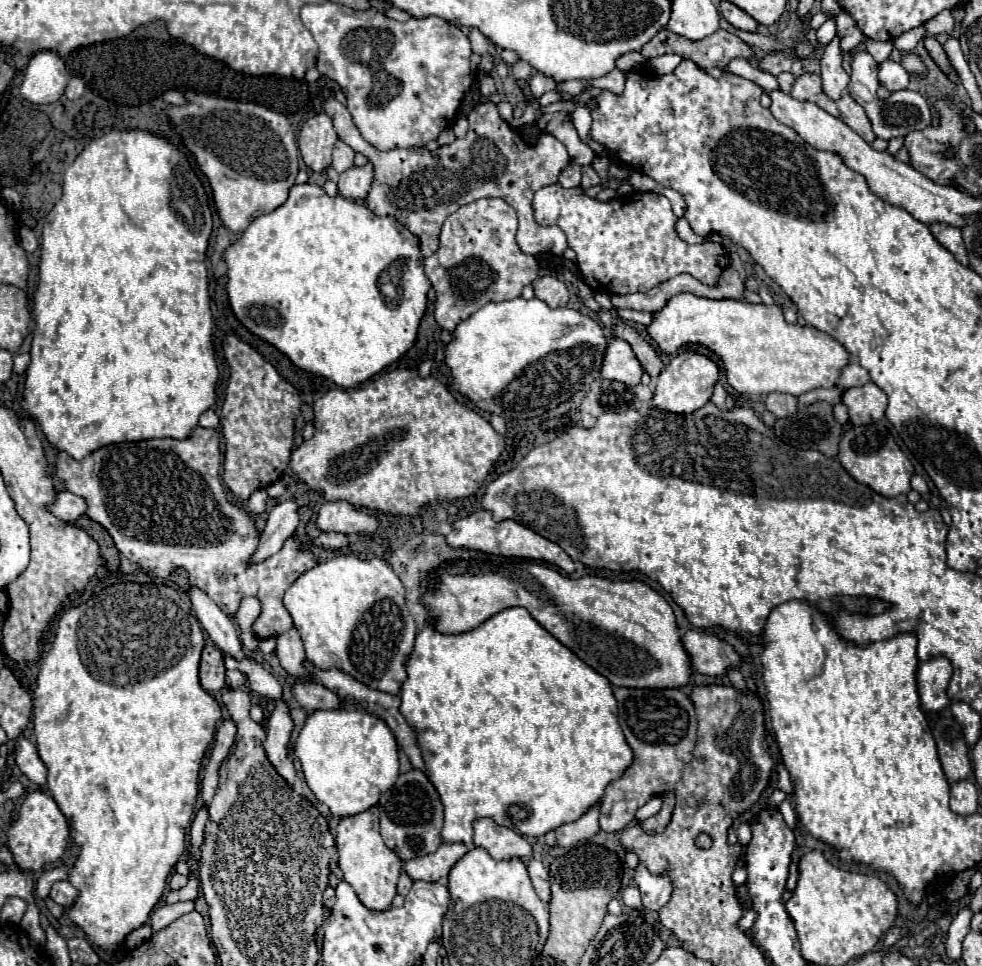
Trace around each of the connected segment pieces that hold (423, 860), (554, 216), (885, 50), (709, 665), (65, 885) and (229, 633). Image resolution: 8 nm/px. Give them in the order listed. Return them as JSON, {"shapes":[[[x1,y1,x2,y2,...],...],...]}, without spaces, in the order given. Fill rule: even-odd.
{"shapes":[[[442,844,436,852,404,862,404,872,412,880,444,882,448,870,468,852,464,844]],[[550,184,540,188,534,194,534,218,540,226,560,226,568,238,568,246,576,252,578,268,584,276,584,282,594,292,606,292,606,294,632,294,632,292,644,292,650,290,668,278,674,278,682,272,692,274,704,284,716,284,724,268,730,264,728,252,722,248,722,244,716,242,702,242,702,244,688,244,684,242,676,232,678,218,672,212,670,200,662,194,652,192,630,192,624,196,618,196,610,202,600,202,596,198,590,198,584,194,580,186,576,188,562,188,560,184]],[[866,40,866,50,870,52,870,56,878,62,878,64,882,64,888,56,890,56,890,52,892,52,892,42,876,42,876,40]],[[688,630,682,642,692,658,692,668,700,674,726,676,730,668,742,664,742,656,714,632]],[[56,882,52,886,52,892,50,892,50,898,58,904,62,904,64,908,70,908,76,898,78,898,78,890,70,884,70,882]],[[190,586,190,602,196,618,200,620,202,628,210,634,212,642,232,658,246,658,242,652,242,644,238,638,238,632,234,632,234,620,226,616,210,598,206,592,202,592,196,586]]]}

